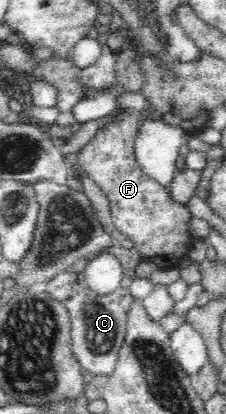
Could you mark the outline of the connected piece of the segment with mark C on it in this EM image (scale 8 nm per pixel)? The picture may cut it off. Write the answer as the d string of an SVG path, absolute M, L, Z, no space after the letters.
M71 269L57 273L47 284L46 291L48 294L53 295L54 299L62 302L66 309L69 310L73 353L77 355L78 364L82 367L85 376L93 377L99 374L111 374L111 371L115 369L120 346L125 338L130 307L137 301L131 294L131 291L120 287L109 295L97 295L88 288L83 272L76 273Z

